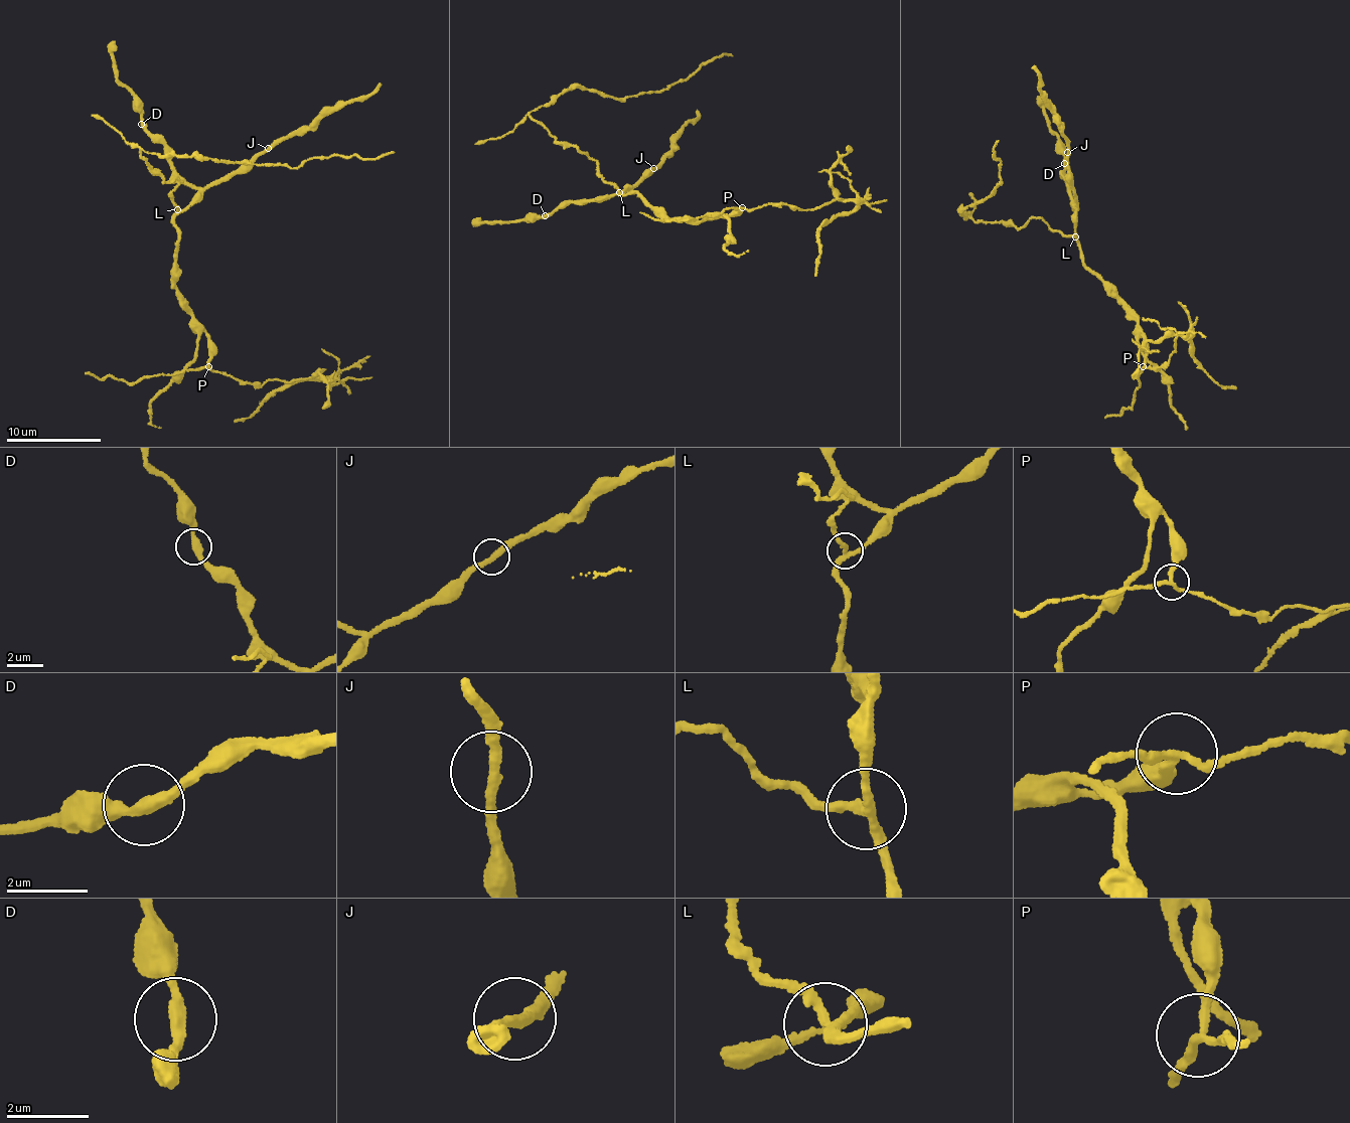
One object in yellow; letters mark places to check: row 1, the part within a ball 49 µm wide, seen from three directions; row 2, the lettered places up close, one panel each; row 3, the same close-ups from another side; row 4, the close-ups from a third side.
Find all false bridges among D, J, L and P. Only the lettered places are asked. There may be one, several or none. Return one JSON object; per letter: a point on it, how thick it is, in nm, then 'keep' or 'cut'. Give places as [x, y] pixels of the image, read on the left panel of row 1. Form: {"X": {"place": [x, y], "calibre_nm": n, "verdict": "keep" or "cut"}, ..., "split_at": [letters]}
{"D": {"place": [141, 124], "calibre_nm": 320, "verdict": "keep"}, "J": {"place": [268, 148], "calibre_nm": 280, "verdict": "keep"}, "L": {"place": [177, 209], "calibre_nm": 220, "verdict": "cut"}, "P": {"place": [208, 366], "calibre_nm": 180, "verdict": "cut"}, "split_at": ["L", "P"]}

